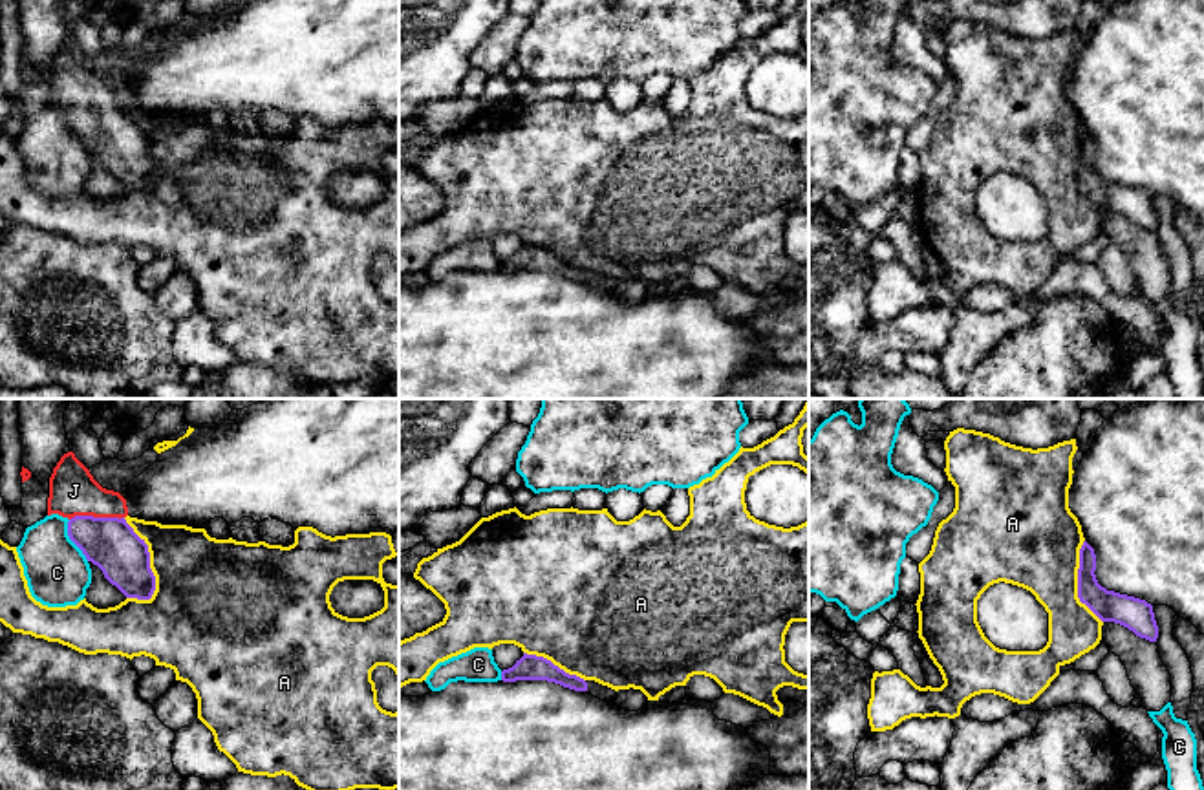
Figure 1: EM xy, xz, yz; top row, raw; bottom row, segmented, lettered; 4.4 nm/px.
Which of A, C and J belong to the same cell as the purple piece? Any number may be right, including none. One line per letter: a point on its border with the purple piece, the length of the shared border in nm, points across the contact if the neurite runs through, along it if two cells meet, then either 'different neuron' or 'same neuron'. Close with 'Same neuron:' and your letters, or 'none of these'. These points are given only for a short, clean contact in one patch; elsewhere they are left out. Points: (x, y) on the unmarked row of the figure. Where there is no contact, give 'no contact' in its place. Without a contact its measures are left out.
A: xy (149, 150) | 380 nm | different neuron
C: xy (70, 128) | 200 nm | different neuron
J: xy (96, 108) | 240 nm | across xy (110, 134), (97, 117), (96, 108), (74, 81) | same neuron
Same neuron: J

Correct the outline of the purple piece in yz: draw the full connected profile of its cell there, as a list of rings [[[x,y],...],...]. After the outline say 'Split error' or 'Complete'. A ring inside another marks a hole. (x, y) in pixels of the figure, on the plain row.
[[[1083,132],[1080,139],[1078,159],[1078,188],[1085,194],[1102,212],[1114,212],[1136,227],[1156,232],[1158,216],[1155,210],[1153,196],[1145,190],[1107,181],[1096,170],[1096,144],[1094,139]]]. Complete

